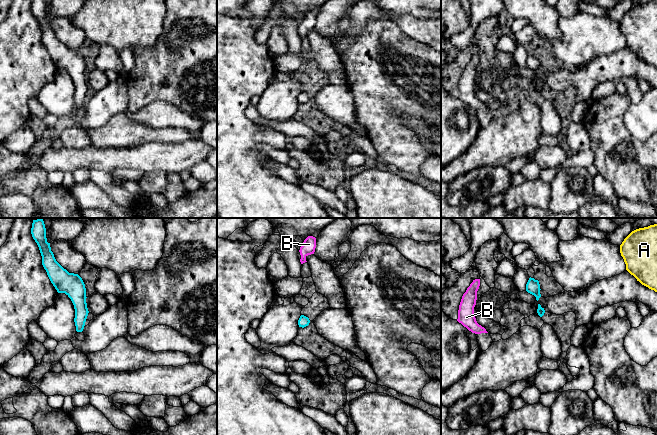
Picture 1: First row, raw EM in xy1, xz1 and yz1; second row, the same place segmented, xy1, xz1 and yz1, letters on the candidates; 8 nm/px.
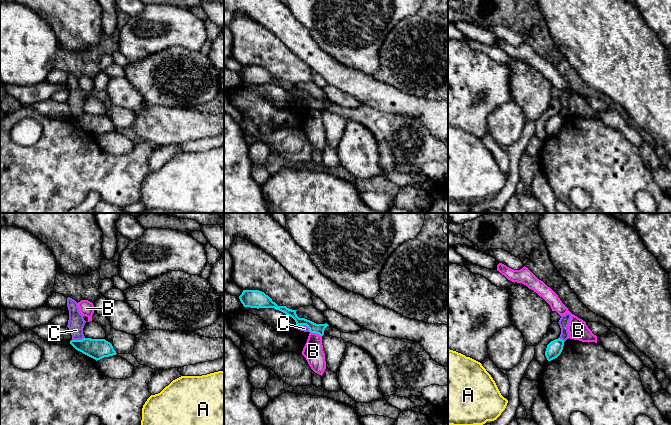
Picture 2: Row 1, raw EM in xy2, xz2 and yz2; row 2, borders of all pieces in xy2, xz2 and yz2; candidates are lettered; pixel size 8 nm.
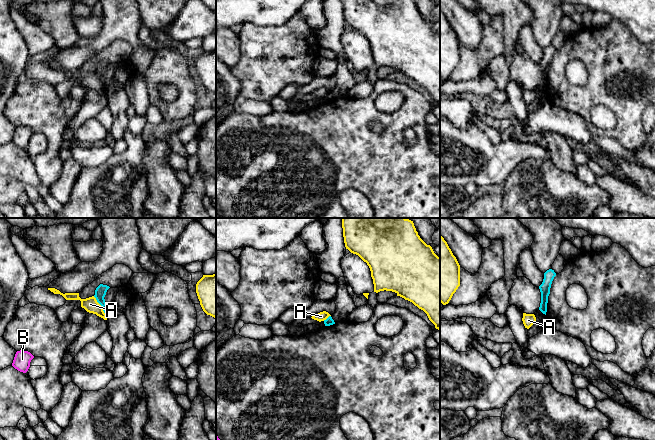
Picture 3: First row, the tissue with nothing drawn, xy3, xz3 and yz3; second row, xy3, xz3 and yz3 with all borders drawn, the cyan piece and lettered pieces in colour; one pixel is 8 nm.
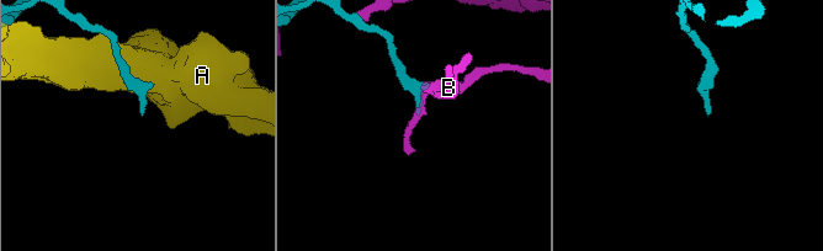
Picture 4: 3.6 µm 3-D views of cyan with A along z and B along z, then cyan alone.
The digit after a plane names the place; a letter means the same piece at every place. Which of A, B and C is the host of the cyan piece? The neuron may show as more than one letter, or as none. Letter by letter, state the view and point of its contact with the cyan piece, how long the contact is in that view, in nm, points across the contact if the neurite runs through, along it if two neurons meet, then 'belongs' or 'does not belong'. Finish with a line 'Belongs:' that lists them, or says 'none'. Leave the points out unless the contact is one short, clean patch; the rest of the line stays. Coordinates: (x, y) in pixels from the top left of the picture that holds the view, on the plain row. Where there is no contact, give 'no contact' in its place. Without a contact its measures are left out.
A: contact xy3 (100, 80); length 170 nm; does not belong
B: contact xz2 (316, 109); length 100 nm; does not belong
C: contact xz2 (304, 100); length 130 nm; border xz2 (296, 100), (304, 100), (309, 107); does not belong
Belongs: none

